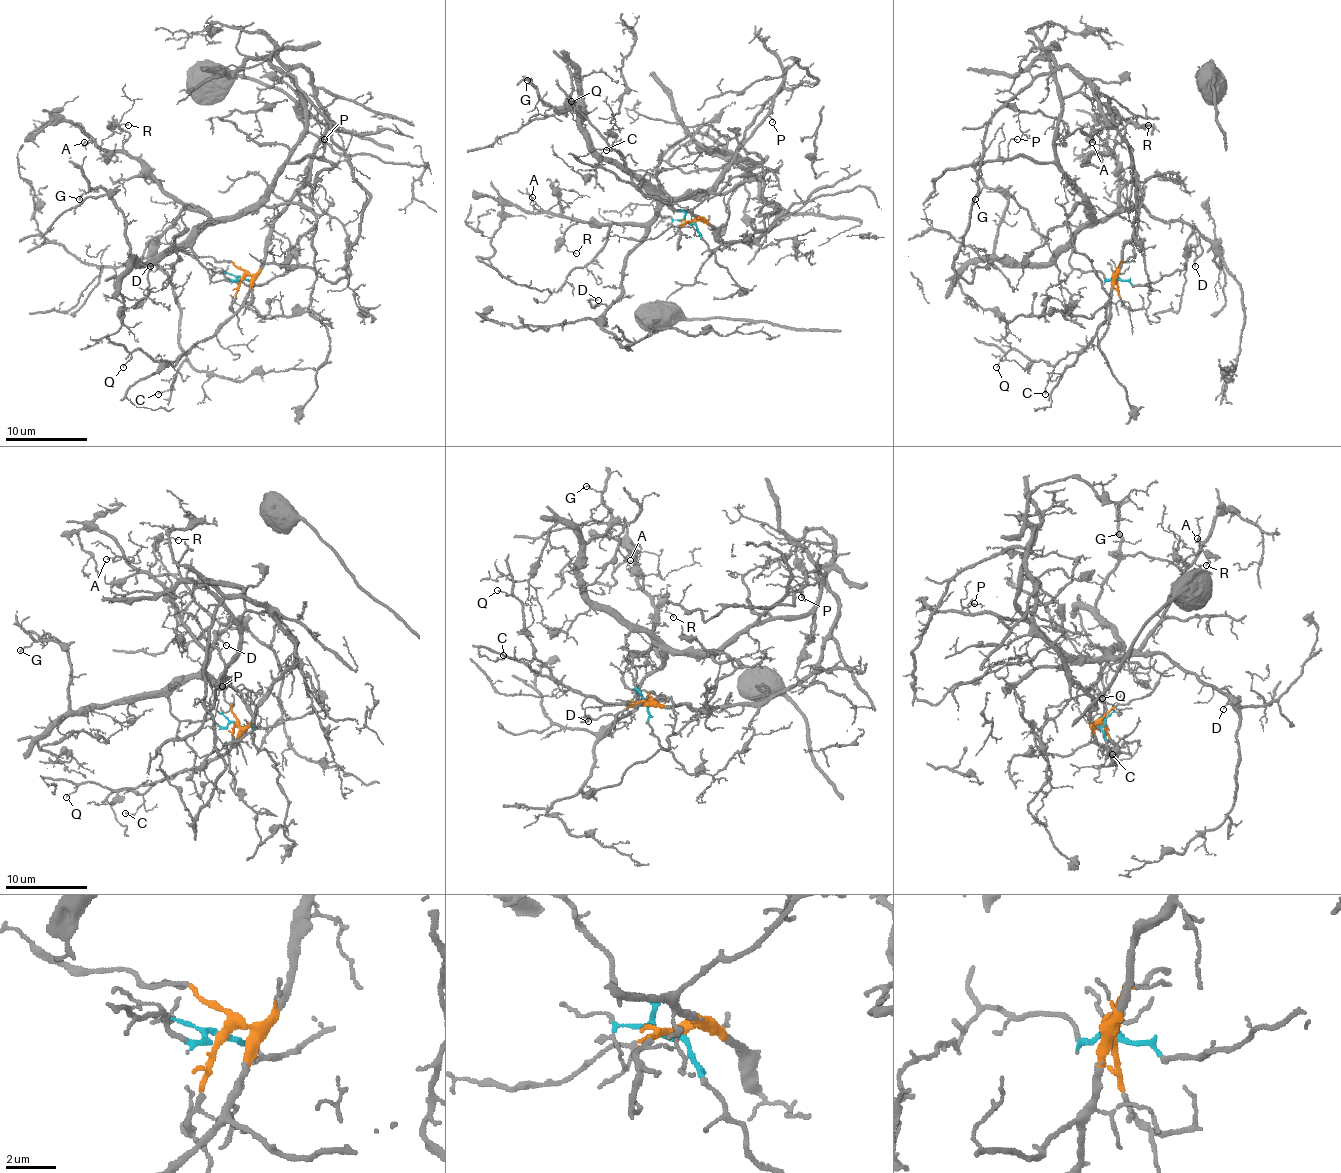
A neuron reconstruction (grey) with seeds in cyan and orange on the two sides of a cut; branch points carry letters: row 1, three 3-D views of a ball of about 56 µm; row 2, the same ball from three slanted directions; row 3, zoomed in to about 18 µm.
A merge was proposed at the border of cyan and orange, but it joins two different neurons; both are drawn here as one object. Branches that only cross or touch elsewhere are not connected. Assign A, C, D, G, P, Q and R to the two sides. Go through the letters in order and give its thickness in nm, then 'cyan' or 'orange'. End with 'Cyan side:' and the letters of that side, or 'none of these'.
A: calibre 100 nm; cyan
C: calibre 110 nm; orange
D: calibre 90 nm; cyan
G: calibre 120 nm; cyan
P: calibre 110 nm; cyan
Q: calibre 100 nm; orange
R: calibre 100 nm; cyan
Cyan side: A, D, G, P, R

